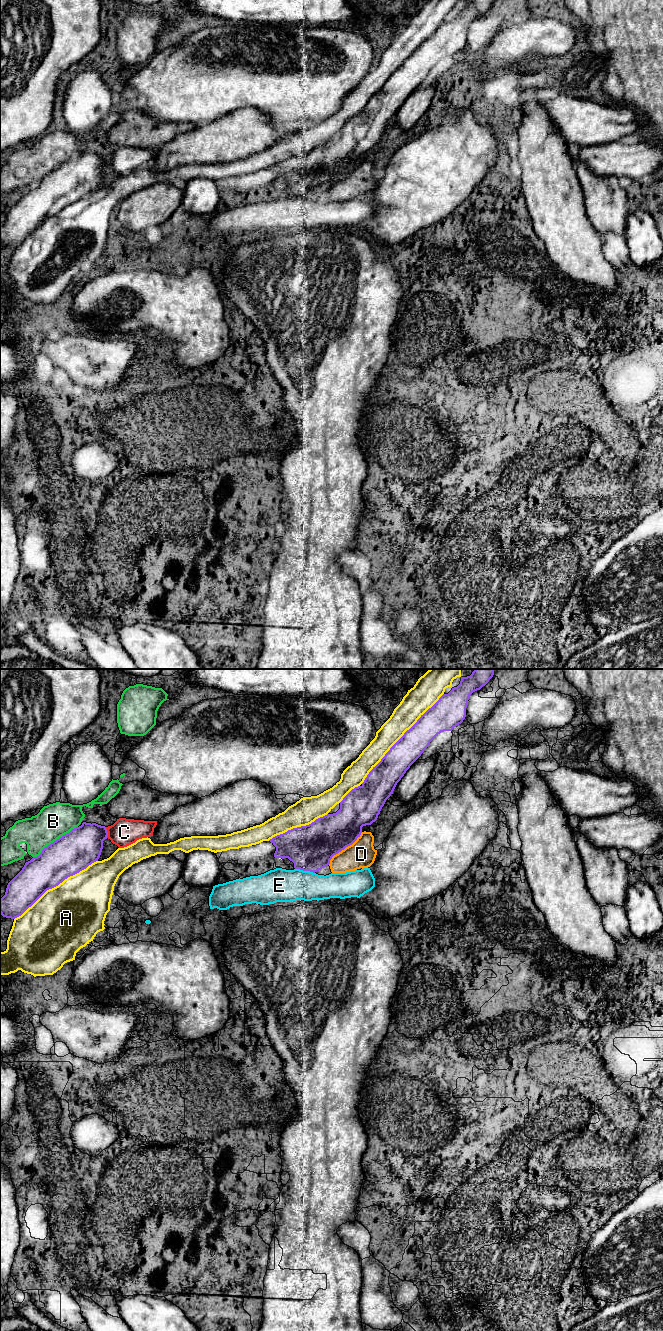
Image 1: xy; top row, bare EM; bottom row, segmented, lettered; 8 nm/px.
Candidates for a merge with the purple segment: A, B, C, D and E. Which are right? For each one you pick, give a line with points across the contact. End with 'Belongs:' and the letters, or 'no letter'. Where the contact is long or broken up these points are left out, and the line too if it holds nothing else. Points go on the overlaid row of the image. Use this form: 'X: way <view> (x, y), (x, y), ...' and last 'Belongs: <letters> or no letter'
Belongs: A

